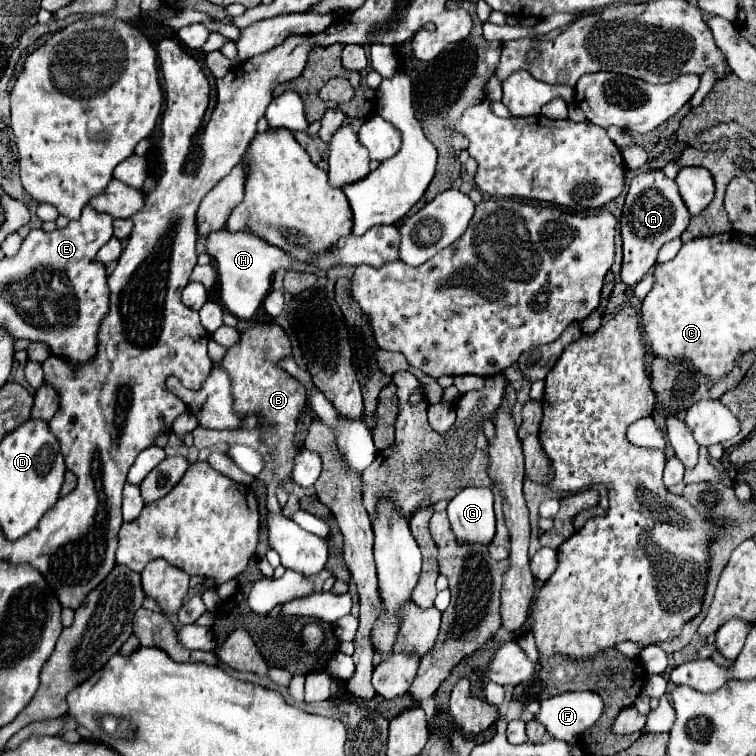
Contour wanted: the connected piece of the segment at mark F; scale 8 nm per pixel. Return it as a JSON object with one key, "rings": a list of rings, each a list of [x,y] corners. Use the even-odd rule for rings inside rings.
{"rings":[[[593,691],[561,693],[541,703],[537,721],[545,725],[551,737],[577,743],[579,735],[587,731],[603,713],[603,699]]]}

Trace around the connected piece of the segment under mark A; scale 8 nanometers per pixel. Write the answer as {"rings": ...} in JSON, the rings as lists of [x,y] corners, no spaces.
{"rings":[[[645,171],[633,177],[627,193],[627,201],[621,215],[623,233],[623,271],[621,279],[627,285],[637,285],[645,273],[655,265],[657,251],[667,241],[681,237],[689,225],[689,209],[679,193],[679,187],[663,171]]]}

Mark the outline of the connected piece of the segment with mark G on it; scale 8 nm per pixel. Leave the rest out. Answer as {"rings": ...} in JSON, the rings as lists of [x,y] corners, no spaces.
{"rings":[[[463,489],[449,501],[447,515],[461,543],[489,545],[495,535],[491,489]]]}

